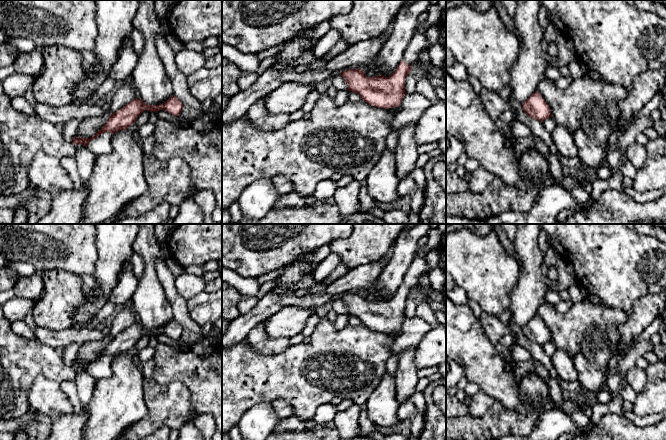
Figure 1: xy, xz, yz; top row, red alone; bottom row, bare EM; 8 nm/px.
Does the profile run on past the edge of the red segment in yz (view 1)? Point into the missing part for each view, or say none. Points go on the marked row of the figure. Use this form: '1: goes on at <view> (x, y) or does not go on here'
1: does not go on here

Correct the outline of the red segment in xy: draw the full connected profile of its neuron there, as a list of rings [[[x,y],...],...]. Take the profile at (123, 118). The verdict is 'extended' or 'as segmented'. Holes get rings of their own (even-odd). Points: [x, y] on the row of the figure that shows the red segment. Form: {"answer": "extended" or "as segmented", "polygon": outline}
{"answer": "as segmented", "polygon": [[[173,95],[166,102],[161,105],[148,105],[141,100],[141,98],[134,99],[127,105],[116,111],[114,114],[109,116],[106,124],[91,138],[78,138],[76,135],[72,141],[75,146],[77,144],[82,144],[88,146],[88,143],[96,139],[99,135],[104,132],[110,132],[112,134],[120,131],[127,130],[128,127],[135,123],[138,116],[144,111],[149,110],[150,112],[158,112],[160,110],[165,110],[172,114],[173,116],[180,116],[182,112],[183,104],[182,102]]]}

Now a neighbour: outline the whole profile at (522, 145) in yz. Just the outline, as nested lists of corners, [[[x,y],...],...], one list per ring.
[[[532,134],[527,137],[516,138],[514,140],[514,145],[516,150],[516,158],[519,159],[524,153],[534,148],[534,135]]]

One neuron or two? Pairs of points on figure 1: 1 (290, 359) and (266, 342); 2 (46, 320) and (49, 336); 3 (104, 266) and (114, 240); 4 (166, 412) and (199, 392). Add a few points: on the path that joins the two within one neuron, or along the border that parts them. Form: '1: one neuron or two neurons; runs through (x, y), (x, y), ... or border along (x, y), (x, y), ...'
1: two neurons; border along (290, 345), (273, 354), (256, 351)
2: two neurons; border along (38, 326), (50, 330), (65, 330), (70, 327)
3: one neuron; runs through (110, 260), (114, 246)
4: two neurons; border along (173, 381), (187, 387), (198, 413)

